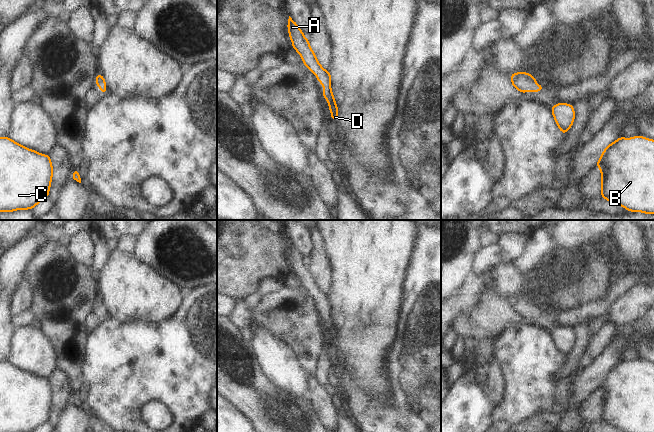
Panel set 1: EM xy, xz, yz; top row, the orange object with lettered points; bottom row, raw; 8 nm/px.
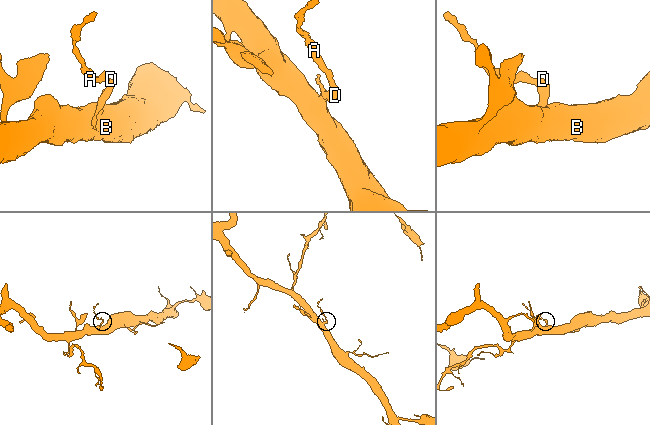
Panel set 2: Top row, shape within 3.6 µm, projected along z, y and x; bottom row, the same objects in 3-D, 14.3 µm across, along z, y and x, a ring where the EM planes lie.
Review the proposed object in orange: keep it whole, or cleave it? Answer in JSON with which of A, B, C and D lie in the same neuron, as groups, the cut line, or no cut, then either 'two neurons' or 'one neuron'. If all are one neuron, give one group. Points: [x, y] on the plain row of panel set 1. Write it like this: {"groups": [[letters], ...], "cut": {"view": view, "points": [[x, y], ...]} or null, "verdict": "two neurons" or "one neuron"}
{"groups": [["A", "B", "C", "D"]], "cut": null, "verdict": "one neuron"}

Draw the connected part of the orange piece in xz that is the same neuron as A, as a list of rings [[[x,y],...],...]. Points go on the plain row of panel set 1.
[[[289,240],[287,253],[289,262],[292,265],[292,272],[301,280],[303,288],[315,298],[319,307],[323,309],[323,321],[327,324],[331,343],[338,344],[338,330],[333,320],[331,306],[331,296],[325,294],[319,287],[314,275],[312,274],[308,262],[304,260],[303,255],[295,245]]]

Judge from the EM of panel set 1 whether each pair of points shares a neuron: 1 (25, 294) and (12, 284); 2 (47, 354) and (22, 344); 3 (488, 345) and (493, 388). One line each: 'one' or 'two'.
1: two
2: one
3: one

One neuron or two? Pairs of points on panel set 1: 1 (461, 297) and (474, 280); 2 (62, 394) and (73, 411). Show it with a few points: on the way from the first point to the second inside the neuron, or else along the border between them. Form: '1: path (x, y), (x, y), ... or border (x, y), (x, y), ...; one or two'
1: path (465, 293), (473, 284); one
2: border (71, 403), (57, 421); two

